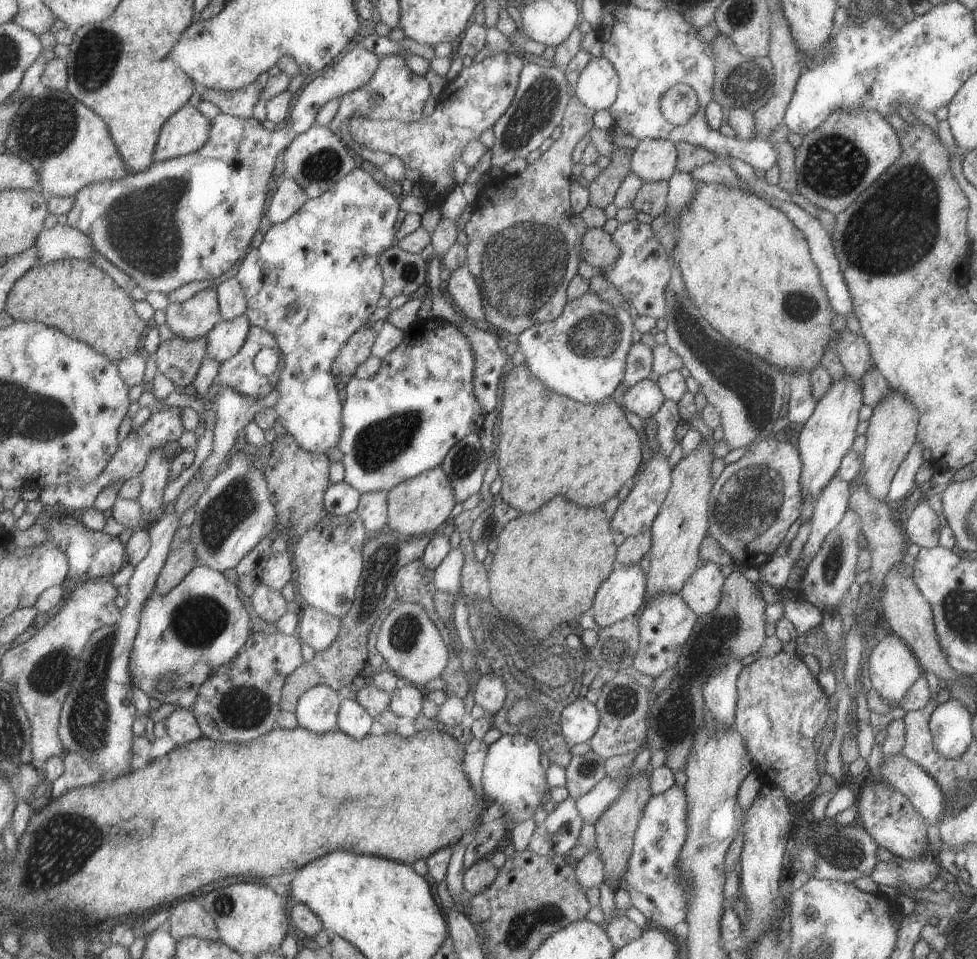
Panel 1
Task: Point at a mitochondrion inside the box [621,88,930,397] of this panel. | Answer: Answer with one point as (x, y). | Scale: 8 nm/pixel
(833, 167)

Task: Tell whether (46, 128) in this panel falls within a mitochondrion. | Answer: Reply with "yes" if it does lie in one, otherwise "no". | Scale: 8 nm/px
yes

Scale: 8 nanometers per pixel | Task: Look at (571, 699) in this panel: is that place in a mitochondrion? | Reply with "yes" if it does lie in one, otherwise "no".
no

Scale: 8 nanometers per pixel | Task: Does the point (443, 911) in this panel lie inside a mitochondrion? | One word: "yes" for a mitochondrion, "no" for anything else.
no

